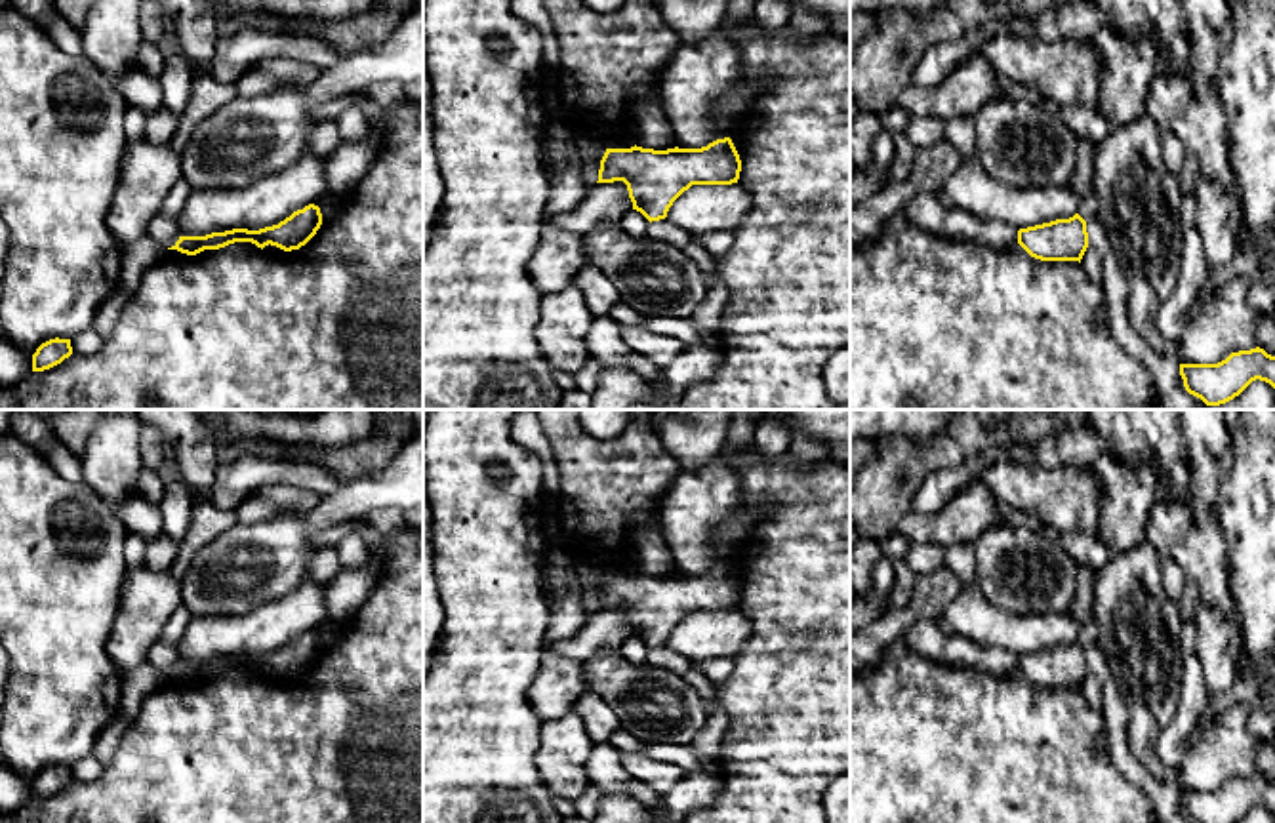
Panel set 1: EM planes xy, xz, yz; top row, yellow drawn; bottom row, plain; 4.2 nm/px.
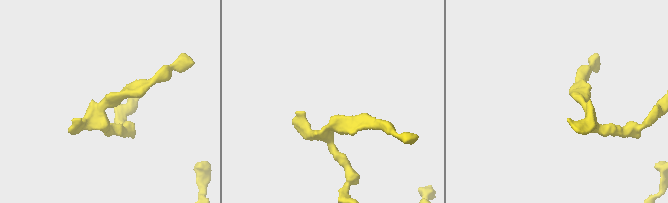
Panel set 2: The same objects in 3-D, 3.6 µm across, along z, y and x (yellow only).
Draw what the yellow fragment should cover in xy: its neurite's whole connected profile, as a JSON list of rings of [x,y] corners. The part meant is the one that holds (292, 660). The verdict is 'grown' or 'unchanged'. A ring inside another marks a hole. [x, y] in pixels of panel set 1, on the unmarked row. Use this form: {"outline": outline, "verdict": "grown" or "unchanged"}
{"outline": [[[309,631],[273,653],[265,653],[259,657],[233,655],[225,659],[212,659],[206,663],[179,663],[179,667],[168,676],[196,682],[204,676],[219,676],[234,669],[252,669],[261,676],[271,671],[284,678],[292,678],[305,672],[316,661],[320,652],[320,634]]], "verdict": "unchanged"}

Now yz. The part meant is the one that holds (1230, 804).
{"outline": [[[1256,773],[1218,791],[1180,791],[1180,802],[1193,823],[1239,823],[1256,806],[1275,815],[1275,783]]], "verdict": "unchanged"}

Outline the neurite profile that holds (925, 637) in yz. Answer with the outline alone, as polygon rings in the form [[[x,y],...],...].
[[[932,619],[915,621],[903,631],[901,638],[922,657],[941,665],[968,667],[997,676],[1018,669],[1018,655],[1012,652],[983,648],[964,636],[947,634]]]

